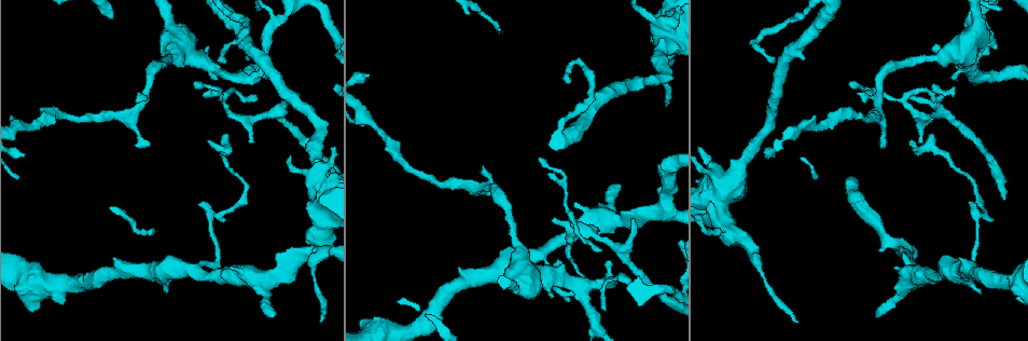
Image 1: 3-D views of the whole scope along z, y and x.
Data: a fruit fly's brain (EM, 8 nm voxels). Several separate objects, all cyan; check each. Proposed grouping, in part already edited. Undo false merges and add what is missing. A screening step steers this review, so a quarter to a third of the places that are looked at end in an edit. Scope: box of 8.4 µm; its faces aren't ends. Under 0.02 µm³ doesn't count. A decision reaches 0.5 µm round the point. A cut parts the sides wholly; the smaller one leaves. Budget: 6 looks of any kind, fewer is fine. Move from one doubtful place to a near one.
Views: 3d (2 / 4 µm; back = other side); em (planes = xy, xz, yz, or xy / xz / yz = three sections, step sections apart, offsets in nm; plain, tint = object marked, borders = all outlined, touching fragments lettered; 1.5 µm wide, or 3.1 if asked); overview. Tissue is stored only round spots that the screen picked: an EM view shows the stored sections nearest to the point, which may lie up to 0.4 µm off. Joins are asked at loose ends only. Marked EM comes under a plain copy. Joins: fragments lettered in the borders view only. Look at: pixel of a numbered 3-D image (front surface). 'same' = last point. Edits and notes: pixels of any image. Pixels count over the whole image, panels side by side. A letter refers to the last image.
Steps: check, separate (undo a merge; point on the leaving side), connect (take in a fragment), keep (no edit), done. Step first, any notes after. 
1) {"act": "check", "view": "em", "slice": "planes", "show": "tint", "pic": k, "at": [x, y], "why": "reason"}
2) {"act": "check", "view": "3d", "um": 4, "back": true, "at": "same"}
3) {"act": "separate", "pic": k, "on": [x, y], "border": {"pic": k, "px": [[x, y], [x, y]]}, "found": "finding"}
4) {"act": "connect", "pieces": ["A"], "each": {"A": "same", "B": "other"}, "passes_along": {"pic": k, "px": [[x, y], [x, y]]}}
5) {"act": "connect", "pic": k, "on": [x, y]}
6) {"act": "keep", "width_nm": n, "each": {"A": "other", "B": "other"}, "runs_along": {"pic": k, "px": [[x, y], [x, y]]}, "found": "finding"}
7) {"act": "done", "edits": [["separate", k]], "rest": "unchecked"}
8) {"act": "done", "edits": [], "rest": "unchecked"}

{"act": "check", "view": "em", "slice": "planes", "show": "borders", "pic": 1, "at": [607, 262], "why": "an open end"}

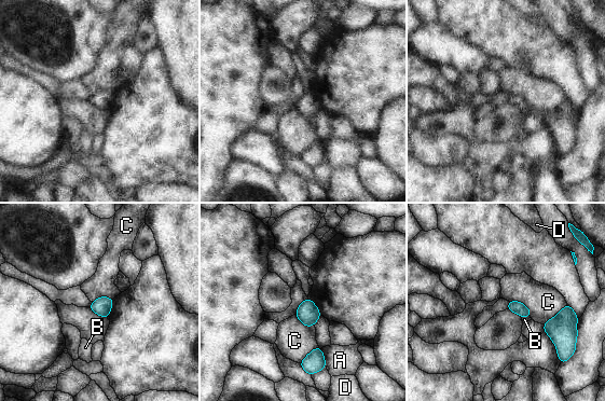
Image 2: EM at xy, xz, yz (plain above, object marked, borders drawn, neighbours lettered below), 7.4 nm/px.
{"act": "keep", "each": {"A": "other", "B": "other", "C": "other", "D": "other"}, "border": {"pic": 2, "px": [[508, 300], [520, 301], [531, 316]]}, "found": "none of them fits"}

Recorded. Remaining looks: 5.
{"act": "check", "view": "em", "slice": "planes", "show": "tint", "pic": 1, "at": [969, 204], "why": "an open end"}

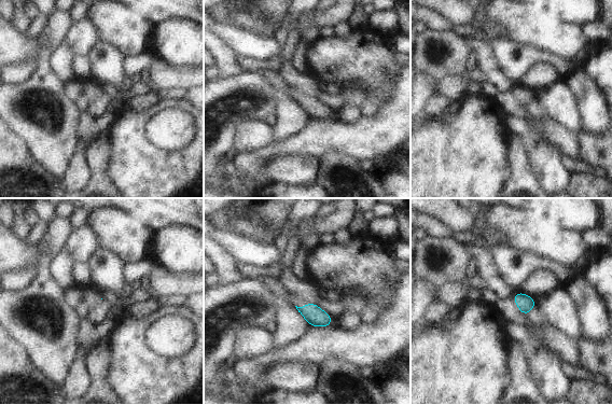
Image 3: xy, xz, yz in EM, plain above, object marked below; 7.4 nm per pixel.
{"act": "check", "view": "em", "slice": "planes", "show": "borders", "at": "same", "why": "see the neighbours"}

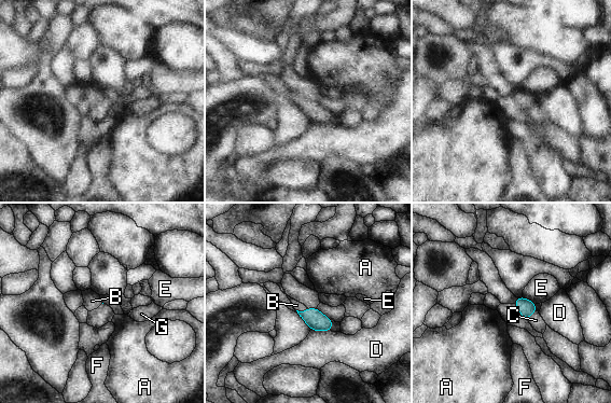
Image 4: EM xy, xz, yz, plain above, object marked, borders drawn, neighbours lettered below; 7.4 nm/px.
{"act": "connect", "pic": 4, "on": [296, 305], "each": {"A": "other", "B": "same", "C": "other", "D": "other", "E": "other", "F": "other", "G": "other"}, "passes_along": {"pic": 4, "px": [[317, 321], [302, 311], [296, 305]]}, "found": "the neuron continues"}

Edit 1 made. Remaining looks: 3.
{"act": "done", "edits": [["connect", 4]], "rest": "unchecked"}

